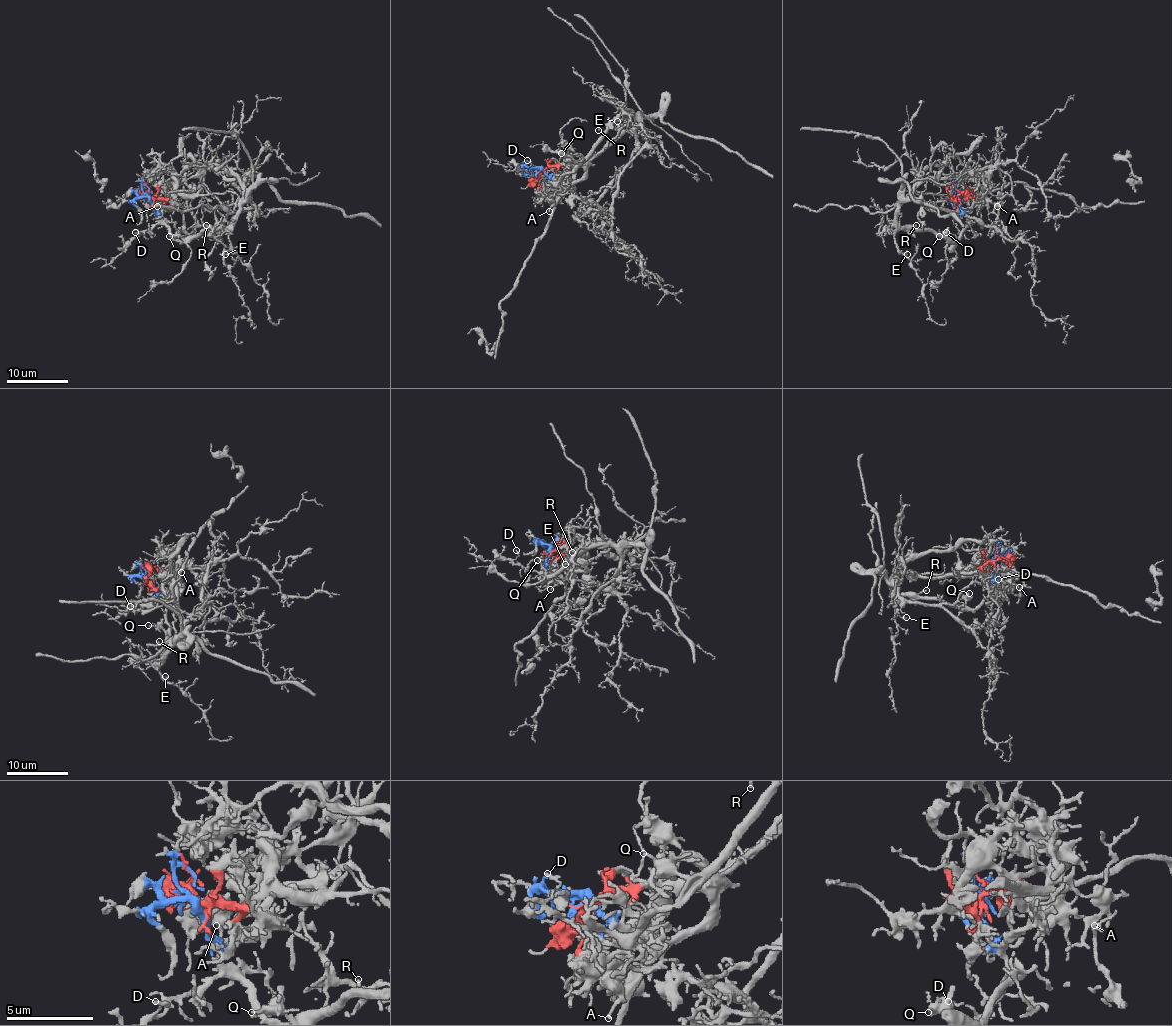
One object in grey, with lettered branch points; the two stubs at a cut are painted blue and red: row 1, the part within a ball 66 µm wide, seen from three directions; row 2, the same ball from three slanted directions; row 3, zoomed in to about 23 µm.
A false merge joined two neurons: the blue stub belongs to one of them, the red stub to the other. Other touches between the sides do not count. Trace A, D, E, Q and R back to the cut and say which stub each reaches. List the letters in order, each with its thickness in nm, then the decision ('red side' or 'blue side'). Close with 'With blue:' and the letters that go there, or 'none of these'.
A: 140 nm thick; red side
D: 180 nm thick; blue side
E: 120 nm thick; blue side
Q: 160 nm thick; blue side
R: 150 nm thick; blue side
With blue: D, E, Q, R

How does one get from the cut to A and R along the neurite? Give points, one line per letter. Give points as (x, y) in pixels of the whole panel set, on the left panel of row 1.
A: (148, 198), (144, 196), (155, 198), (159, 202), (156, 205)
R: (148, 198), (159, 220), (181, 240), (191, 239), (202, 231), (214, 231), (207, 225)

